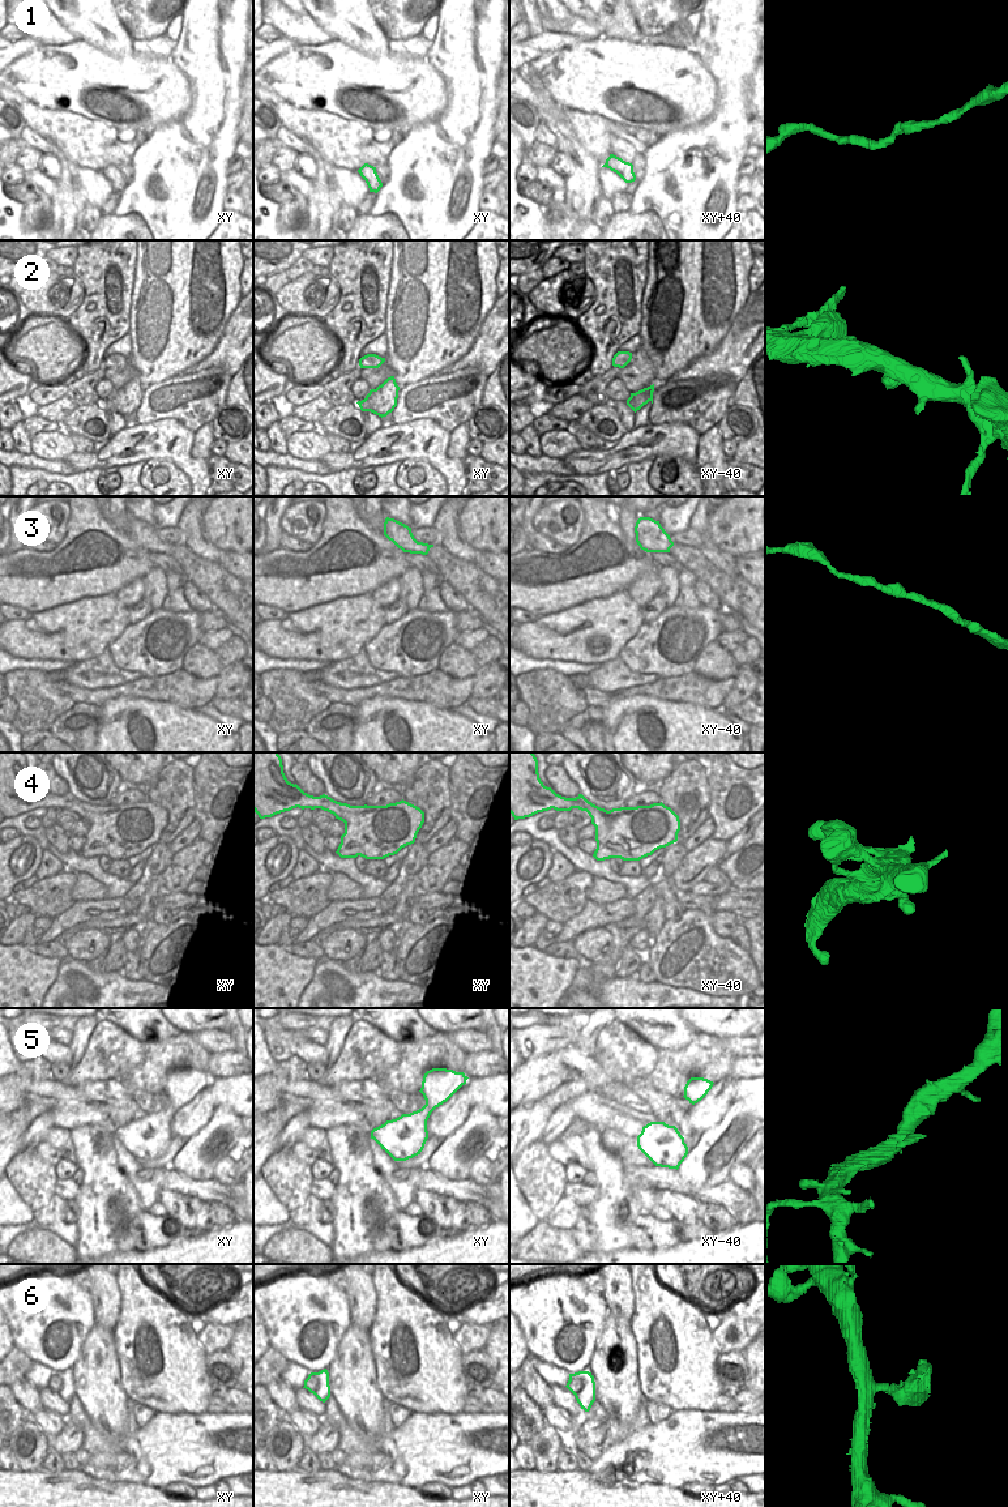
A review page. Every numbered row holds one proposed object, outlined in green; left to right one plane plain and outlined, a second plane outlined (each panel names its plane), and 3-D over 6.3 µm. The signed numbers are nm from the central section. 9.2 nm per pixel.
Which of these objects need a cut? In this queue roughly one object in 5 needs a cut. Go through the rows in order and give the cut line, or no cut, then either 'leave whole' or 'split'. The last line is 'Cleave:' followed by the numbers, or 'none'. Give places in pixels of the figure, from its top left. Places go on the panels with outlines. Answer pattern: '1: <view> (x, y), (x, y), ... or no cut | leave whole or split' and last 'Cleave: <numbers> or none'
1: no cut | leave whole
2: no cut | leave whole
3: no cut | leave whole
4: no cut | leave whole
5: no cut | leave whole
6: xy+40 (572, 1374), (581, 1383), (579, 1392) | split
Cleave: 6

